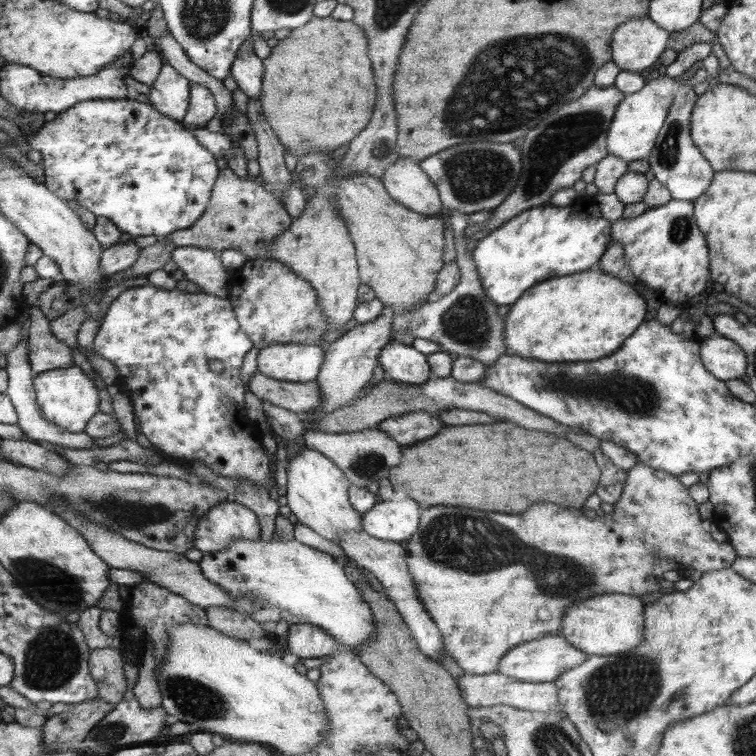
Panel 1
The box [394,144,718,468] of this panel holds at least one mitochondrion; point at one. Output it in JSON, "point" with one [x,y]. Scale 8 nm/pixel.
{"point":[637,397]}

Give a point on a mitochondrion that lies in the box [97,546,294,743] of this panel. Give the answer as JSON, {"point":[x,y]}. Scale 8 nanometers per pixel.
{"point":[198,702]}

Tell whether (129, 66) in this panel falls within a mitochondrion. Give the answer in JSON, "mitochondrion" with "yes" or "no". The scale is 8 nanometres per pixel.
{"mitochondrion":"no"}

